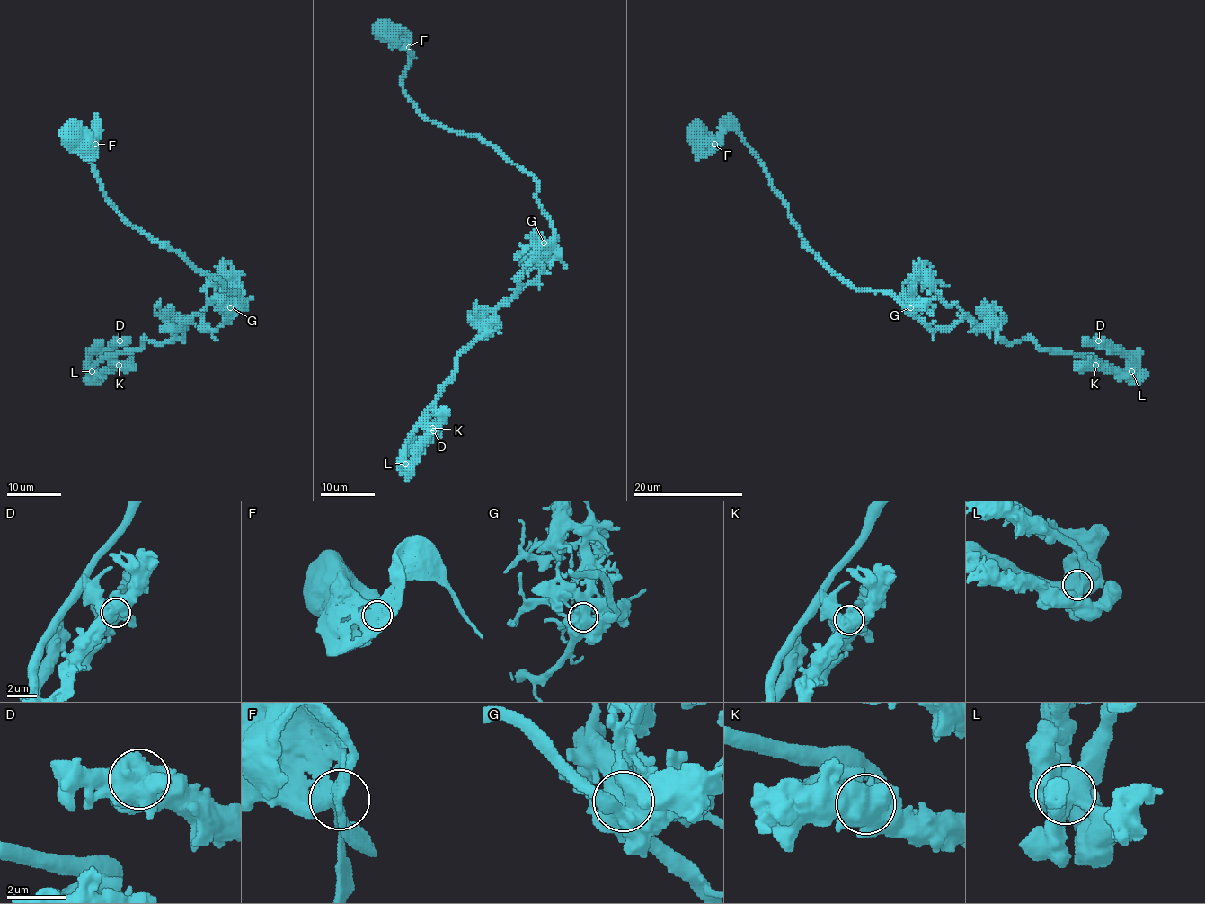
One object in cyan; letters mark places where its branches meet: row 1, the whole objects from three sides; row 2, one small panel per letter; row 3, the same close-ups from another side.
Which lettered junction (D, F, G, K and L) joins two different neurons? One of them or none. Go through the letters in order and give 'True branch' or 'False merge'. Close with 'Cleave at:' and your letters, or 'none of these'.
D: True branch
F: True branch
G: True branch
K: True branch
L: True branch
Cleave at: none of these

